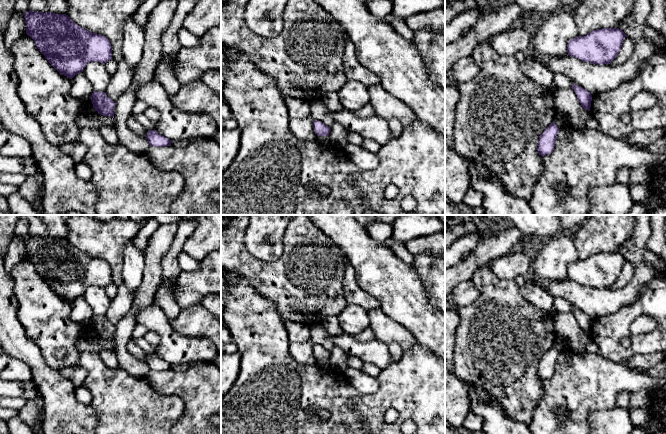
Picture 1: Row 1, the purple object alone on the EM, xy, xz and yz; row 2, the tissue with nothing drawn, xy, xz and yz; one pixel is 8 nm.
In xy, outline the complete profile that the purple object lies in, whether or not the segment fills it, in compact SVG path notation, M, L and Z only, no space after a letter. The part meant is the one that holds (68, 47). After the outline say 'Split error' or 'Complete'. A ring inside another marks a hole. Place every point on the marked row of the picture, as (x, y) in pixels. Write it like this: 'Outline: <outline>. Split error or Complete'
Outline: M51 12L24 13L26 34L30 36L47 61L62 75L72 79L83 72L90 62L105 64L112 59L112 46L103 35L92 33L77 25L68 15Z. Complete

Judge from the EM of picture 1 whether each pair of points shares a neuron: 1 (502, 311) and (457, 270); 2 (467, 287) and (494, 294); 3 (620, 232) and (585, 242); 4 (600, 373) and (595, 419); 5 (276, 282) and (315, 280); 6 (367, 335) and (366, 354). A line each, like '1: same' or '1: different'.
1: different
2: different
3: same
4: different
5: same
6: different

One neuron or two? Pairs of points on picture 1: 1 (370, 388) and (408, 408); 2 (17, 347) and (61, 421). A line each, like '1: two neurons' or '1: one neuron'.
1: two neurons
2: one neuron

